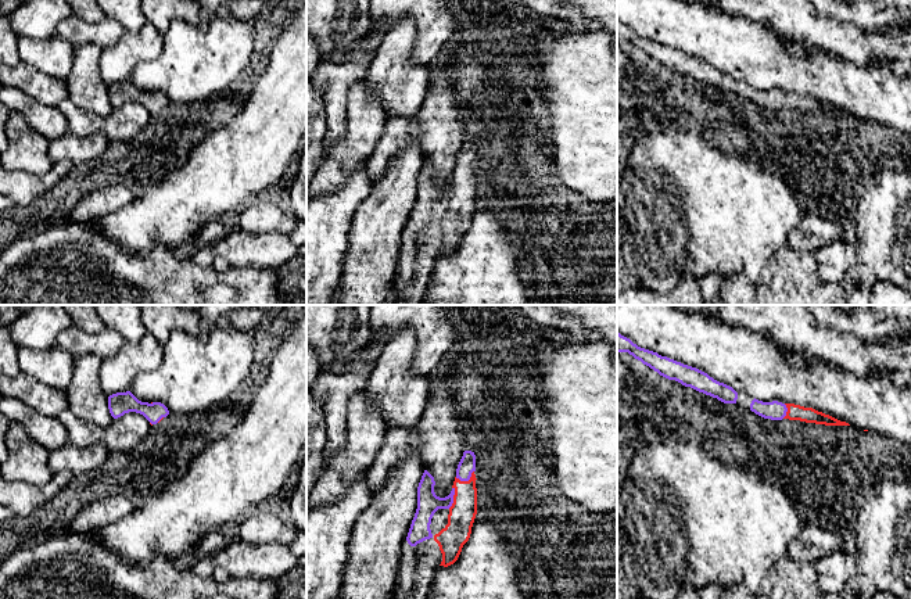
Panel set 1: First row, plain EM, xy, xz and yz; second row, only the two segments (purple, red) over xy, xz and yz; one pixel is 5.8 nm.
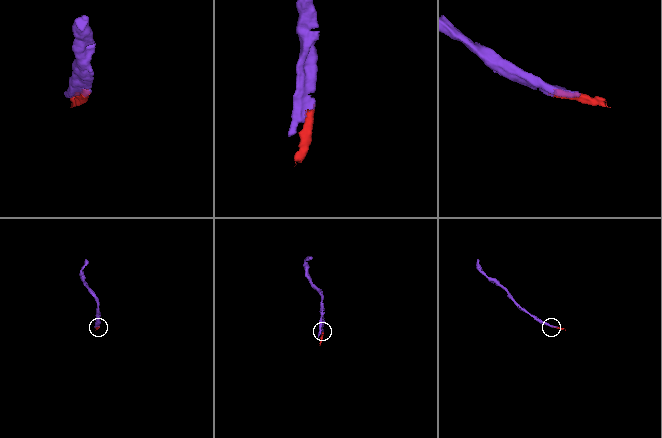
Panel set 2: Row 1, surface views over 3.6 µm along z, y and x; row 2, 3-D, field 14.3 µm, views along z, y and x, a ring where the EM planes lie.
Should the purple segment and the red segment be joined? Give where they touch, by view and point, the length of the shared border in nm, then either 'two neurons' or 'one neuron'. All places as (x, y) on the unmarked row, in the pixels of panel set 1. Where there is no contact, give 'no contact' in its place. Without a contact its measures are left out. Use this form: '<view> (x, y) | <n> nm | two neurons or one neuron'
xz (466, 169) | 120 nm | one neuron

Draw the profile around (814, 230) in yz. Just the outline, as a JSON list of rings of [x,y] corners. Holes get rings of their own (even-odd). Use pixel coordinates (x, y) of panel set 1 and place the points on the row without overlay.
[[[803,214],[797,227],[788,237],[788,245],[796,251],[815,252],[842,237],[843,232],[836,218],[825,214]]]

